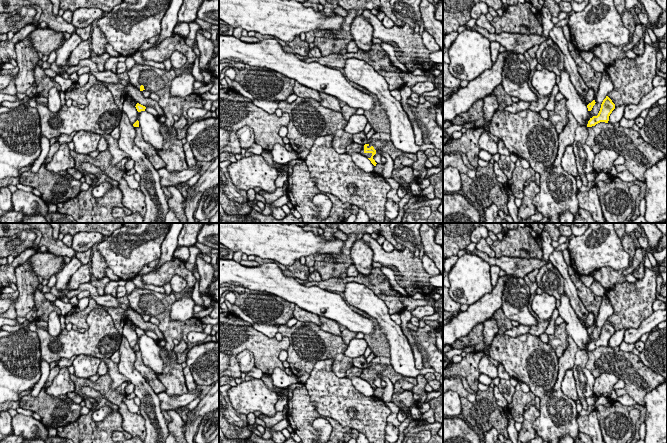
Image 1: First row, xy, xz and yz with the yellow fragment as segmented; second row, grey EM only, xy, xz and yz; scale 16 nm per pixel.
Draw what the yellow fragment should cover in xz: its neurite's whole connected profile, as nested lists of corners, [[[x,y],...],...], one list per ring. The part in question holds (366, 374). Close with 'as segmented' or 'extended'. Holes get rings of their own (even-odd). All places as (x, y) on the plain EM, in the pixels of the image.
[[[375,356],[372,361],[368,364],[368,368],[363,369],[360,377],[366,380],[371,387],[376,390],[376,386],[373,383],[373,380],[378,377],[389,378],[392,383],[396,383],[400,379],[405,379],[415,386],[418,384],[417,378],[405,378],[399,373],[397,373],[391,363],[390,358],[383,356]]]; extended

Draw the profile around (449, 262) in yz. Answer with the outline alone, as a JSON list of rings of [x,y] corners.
[[[454,255],[454,256],[451,256],[447,259],[445,259],[445,262],[444,262],[445,277],[443,278],[443,287],[449,288],[450,283],[448,280],[448,273],[451,270],[451,268],[454,266],[454,264],[457,262],[457,260],[458,260],[457,255]]]

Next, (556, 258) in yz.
[[[554,250],[549,256],[549,261],[557,268],[559,273],[562,275],[564,279],[564,290],[569,297],[570,304],[573,307],[578,318],[580,318],[584,322],[585,328],[588,329],[589,326],[586,322],[586,319],[589,311],[581,302],[578,296],[577,289],[570,278],[570,275],[568,273],[568,265],[565,262],[563,251]]]

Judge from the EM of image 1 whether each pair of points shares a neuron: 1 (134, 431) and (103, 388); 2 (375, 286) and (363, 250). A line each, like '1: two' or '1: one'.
1: one
2: two

